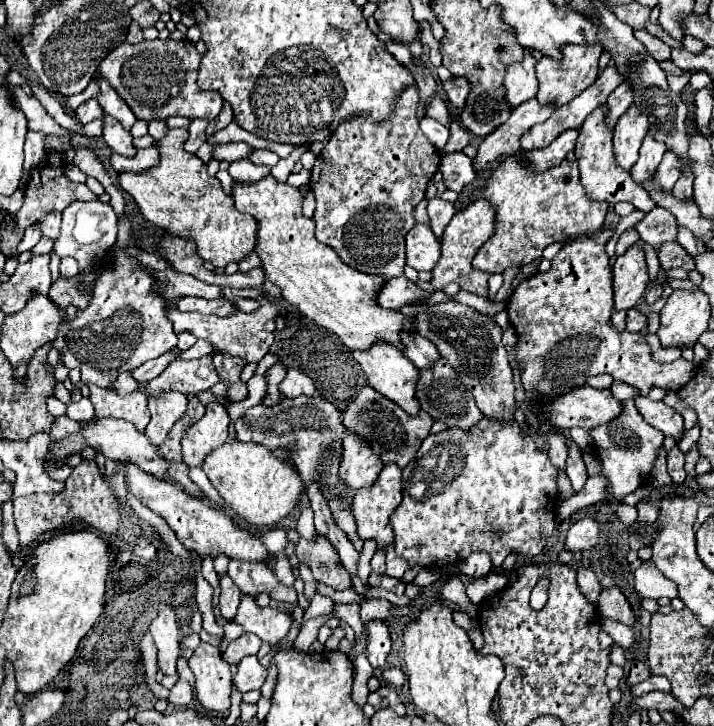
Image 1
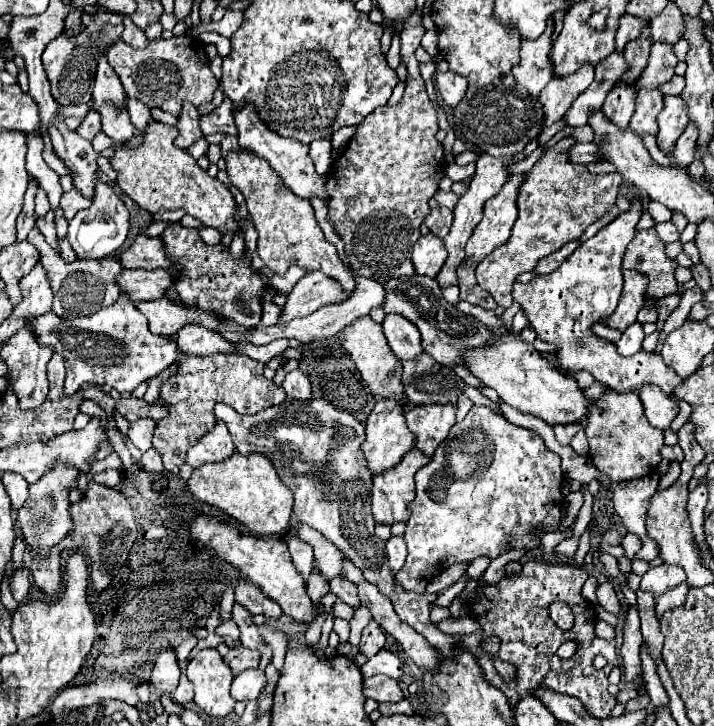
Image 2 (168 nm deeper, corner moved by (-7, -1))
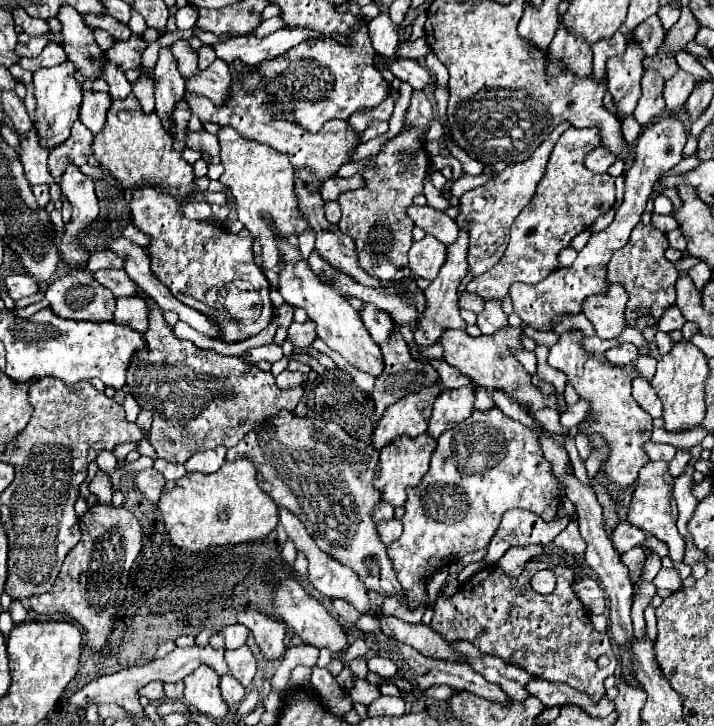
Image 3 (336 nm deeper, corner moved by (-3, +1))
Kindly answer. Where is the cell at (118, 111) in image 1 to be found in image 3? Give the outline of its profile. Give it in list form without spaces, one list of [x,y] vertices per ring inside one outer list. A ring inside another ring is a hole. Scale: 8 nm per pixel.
[[[63,5],[63,9],[57,13],[57,19],[63,25],[61,37],[67,59],[73,61],[87,79],[101,79],[107,63],[105,51],[99,49],[97,41],[93,39],[93,31],[83,21],[83,15],[77,9]]]

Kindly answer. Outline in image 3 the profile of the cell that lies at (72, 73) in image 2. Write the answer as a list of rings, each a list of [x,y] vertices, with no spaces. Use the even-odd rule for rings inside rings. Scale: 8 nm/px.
[[[65,61],[57,67],[43,67],[33,73],[33,83],[35,83],[35,99],[37,99],[37,113],[35,113],[35,127],[39,131],[41,145],[45,149],[61,145],[67,135],[71,125],[79,117],[81,109],[81,89],[83,85],[75,79],[75,65],[71,61]]]

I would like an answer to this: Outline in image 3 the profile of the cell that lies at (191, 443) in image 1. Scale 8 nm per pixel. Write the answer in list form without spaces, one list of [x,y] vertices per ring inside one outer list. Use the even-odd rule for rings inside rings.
[[[223,447],[195,453],[191,459],[187,459],[185,469],[187,471],[201,471],[201,473],[215,473],[223,465],[225,453],[227,453],[227,449],[223,449]]]

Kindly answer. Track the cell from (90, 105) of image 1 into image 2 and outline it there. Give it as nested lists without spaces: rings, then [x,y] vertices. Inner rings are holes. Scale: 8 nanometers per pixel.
[[[89,111],[89,113],[87,113],[87,117],[83,119],[81,127],[77,129],[77,133],[79,133],[81,137],[85,137],[85,139],[89,139],[89,141],[93,141],[93,137],[99,133],[99,113]]]

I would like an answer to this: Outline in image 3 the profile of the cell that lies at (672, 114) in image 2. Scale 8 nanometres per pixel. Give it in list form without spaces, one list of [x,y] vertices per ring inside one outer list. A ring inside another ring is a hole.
[[[679,69],[669,81],[665,81],[663,97],[667,103],[667,111],[669,113],[679,111],[685,105],[687,97],[693,93],[693,89],[695,89],[695,79]]]

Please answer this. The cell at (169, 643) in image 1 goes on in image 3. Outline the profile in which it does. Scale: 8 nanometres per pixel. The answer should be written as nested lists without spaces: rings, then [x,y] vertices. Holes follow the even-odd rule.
[[[151,681],[149,685],[145,685],[139,695],[145,695],[151,701],[163,701],[165,693],[163,693],[163,681]]]

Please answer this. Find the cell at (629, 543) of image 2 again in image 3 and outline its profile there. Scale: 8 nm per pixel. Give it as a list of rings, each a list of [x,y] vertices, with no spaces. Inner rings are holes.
[[[637,545],[635,549],[625,551],[625,553],[621,555],[621,561],[631,569],[631,571],[629,571],[629,577],[631,577],[631,581],[635,583],[635,581],[637,581],[637,577],[641,575],[643,561],[645,561],[645,551],[643,551],[643,547],[641,547],[641,545]]]

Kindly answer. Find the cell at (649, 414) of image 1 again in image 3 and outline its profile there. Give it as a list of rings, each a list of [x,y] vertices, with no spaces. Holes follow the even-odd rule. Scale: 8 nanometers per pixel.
[[[643,377],[633,379],[633,397],[653,419],[663,415],[663,405],[661,405],[659,397],[655,395],[655,391],[651,389],[647,379],[643,379]]]

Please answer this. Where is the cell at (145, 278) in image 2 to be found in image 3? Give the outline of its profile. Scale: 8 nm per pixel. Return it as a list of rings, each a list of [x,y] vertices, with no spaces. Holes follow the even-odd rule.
[[[101,269],[101,271],[95,271],[93,275],[101,285],[111,289],[115,297],[129,297],[129,295],[137,293],[137,283],[129,279],[125,269],[119,269],[119,271]]]

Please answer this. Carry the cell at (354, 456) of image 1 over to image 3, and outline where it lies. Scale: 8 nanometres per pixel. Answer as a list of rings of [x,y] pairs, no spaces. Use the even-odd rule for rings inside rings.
[[[433,385],[389,405],[373,429],[371,441],[375,449],[383,449],[383,445],[391,445],[391,441],[395,441],[395,437],[401,435],[407,437],[421,435],[427,429],[431,417],[431,405],[439,393],[441,387]]]

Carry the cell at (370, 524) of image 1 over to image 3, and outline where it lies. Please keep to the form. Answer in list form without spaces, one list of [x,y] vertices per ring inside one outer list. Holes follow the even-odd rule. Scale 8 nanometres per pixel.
[[[419,435],[415,439],[411,437],[397,437],[389,447],[381,449],[379,455],[379,465],[377,465],[377,475],[375,475],[375,489],[381,491],[381,501],[393,505],[393,507],[403,507],[407,501],[407,487],[417,487],[423,479],[423,475],[429,469],[429,459],[435,449],[437,441],[431,439],[429,435]]]

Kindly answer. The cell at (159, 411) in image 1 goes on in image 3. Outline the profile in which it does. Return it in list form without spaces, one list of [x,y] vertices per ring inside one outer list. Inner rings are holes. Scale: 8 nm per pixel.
[[[149,467],[149,469],[143,469],[141,473],[137,473],[135,483],[143,491],[143,495],[151,501],[151,505],[155,505],[161,495],[161,489],[165,485],[165,479],[155,467]]]

